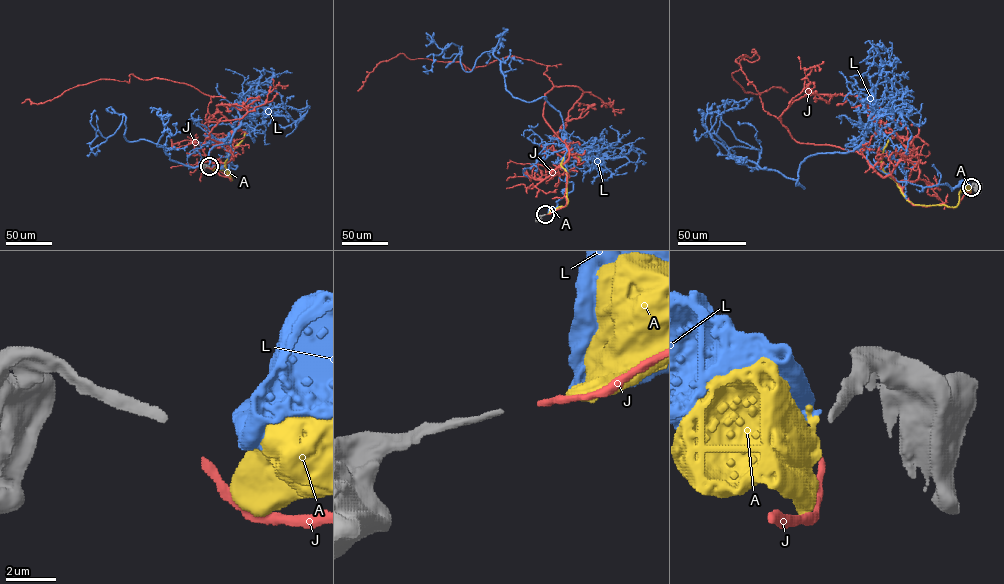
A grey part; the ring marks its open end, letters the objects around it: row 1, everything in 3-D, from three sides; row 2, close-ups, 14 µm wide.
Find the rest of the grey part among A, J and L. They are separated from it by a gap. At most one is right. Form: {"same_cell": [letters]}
{"same_cell": ["J"]}

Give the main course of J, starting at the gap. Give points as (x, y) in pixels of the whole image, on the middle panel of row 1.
J: (547, 214), (566, 204), (569, 151), (543, 116), (546, 65), (510, 56), (465, 72), (402, 53), (357, 90)

